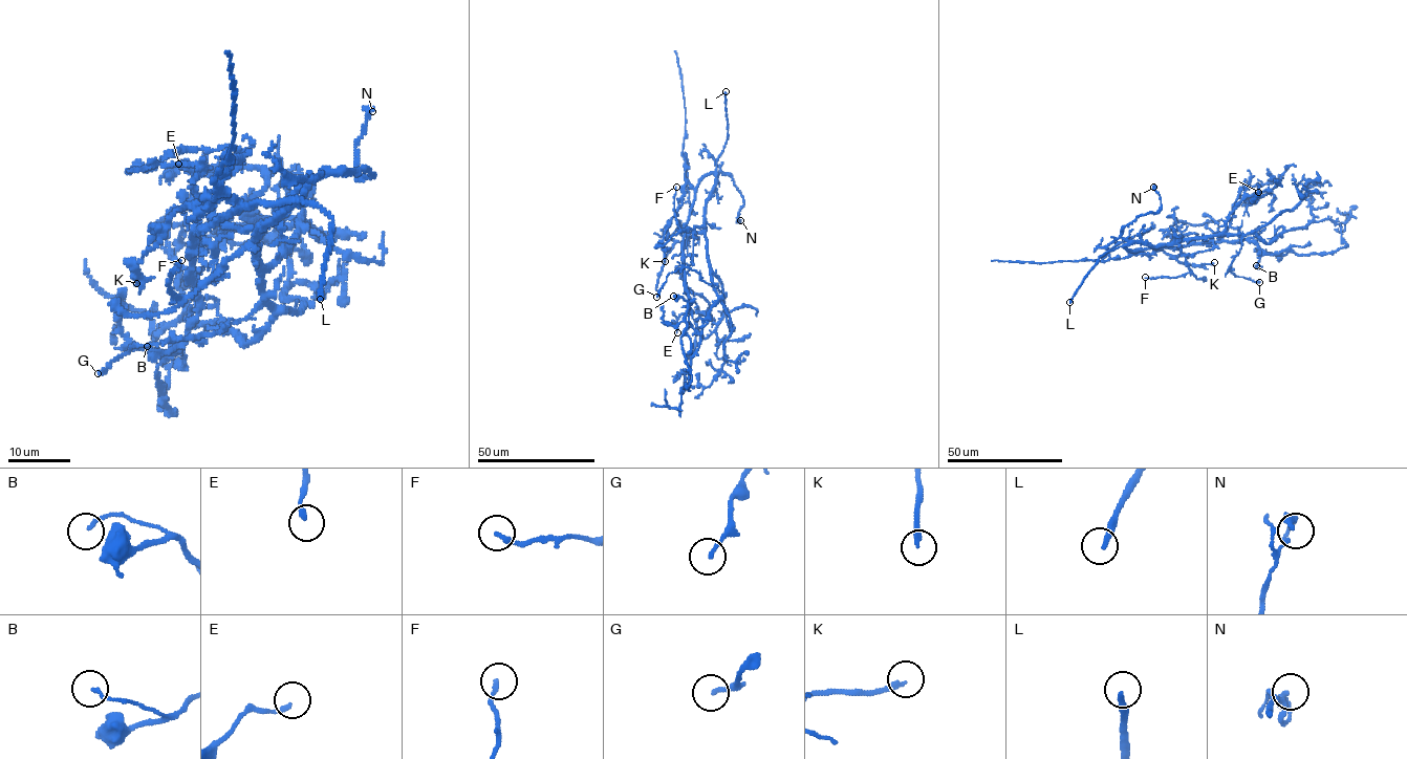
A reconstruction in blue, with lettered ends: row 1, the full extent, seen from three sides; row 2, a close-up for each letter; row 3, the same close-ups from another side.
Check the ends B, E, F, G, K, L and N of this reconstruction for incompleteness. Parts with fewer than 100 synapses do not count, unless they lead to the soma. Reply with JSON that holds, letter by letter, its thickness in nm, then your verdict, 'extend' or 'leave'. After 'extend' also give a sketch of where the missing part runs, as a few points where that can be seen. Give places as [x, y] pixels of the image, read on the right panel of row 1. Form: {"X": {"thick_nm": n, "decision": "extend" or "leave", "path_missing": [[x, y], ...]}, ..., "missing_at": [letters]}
{"B": {"thick_nm": 130, "decision": "leave"}, "E": {"thick_nm": 180, "decision": "leave"}, "F": {"thick_nm": 160, "decision": "leave"}, "G": {"thick_nm": 150, "decision": "leave"}, "K": {"thick_nm": 190, "decision": "leave"}, "L": {"thick_nm": 220, "decision": "extend", "path_missing": [[1069, 302], [1065, 319], [1057, 325], [1051, 325], [1041, 310], [1007, 301], [994, 284], [969, 295], [966, 306]]}, "N": {"thick_nm": 260, "decision": "leave"}, "missing_at": ["L"]}

